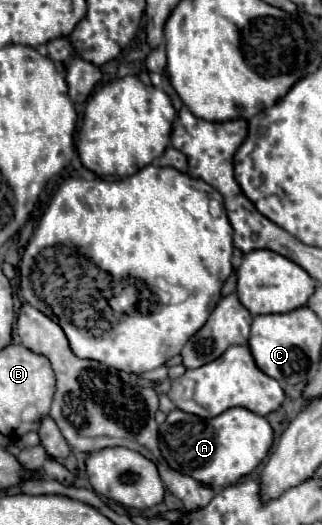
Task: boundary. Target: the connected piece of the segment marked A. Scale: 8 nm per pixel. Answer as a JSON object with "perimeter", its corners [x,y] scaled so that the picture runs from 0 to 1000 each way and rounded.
{"perimeter":[[[724,775],[661,798],[624,798],[612,790],[537,779],[519,790],[512,806],[494,813],[494,855],[500,855],[500,867],[519,874],[525,890],[649,928],[668,928],[668,924],[705,928],[736,920],[748,909],[773,905],[829,870],[842,848],[848,848],[848,817],[829,806],[829,798],[811,790],[786,790],[786,783],[761,783],[761,775]]]}

